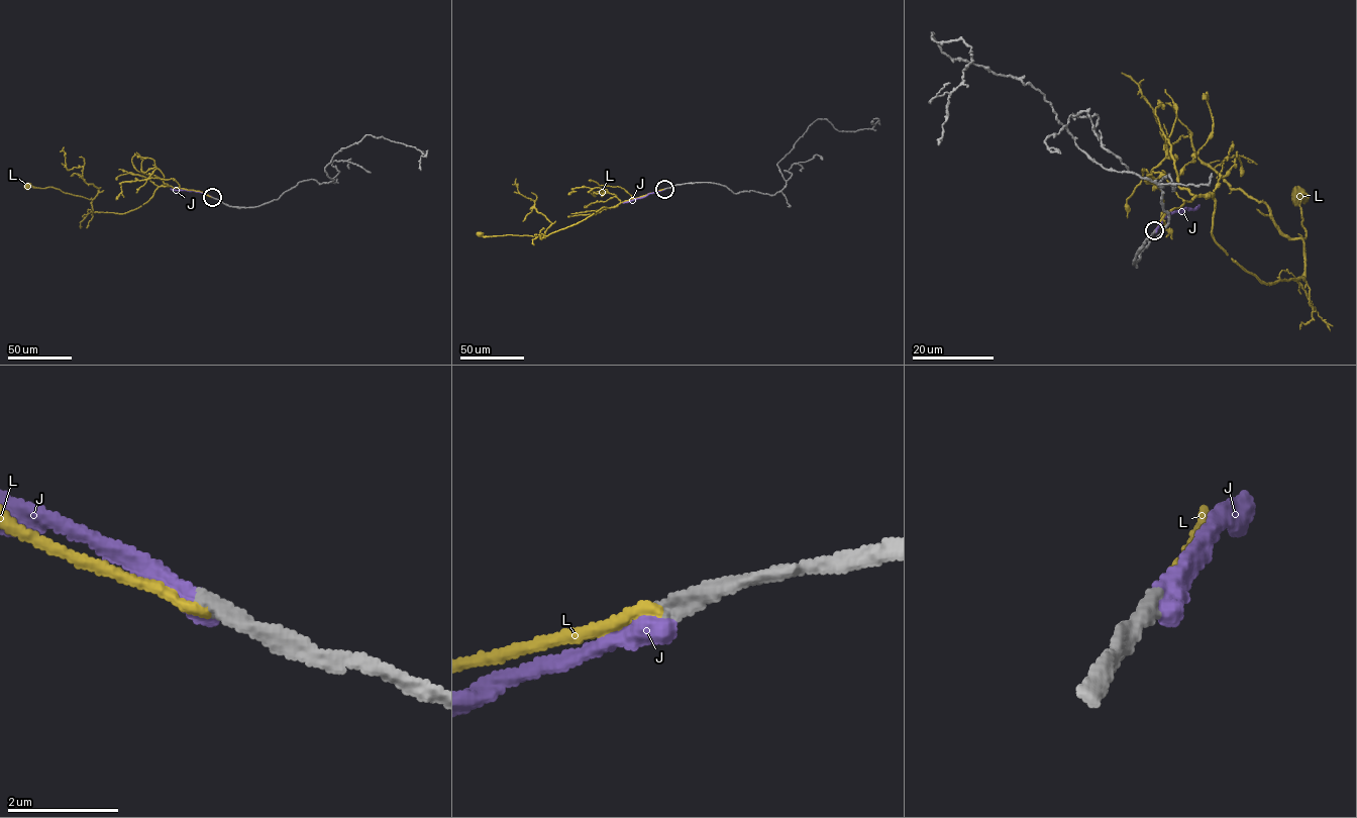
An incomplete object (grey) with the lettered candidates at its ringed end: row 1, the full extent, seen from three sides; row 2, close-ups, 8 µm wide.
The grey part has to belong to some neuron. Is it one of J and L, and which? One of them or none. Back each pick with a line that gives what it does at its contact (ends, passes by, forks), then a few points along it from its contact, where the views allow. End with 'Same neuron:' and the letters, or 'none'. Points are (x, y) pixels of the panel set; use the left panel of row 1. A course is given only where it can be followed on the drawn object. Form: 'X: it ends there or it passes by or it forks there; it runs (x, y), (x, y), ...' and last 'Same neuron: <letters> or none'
J: it ends there; it runs (212, 197), (193, 191), (171, 189)
Same neuron: J

